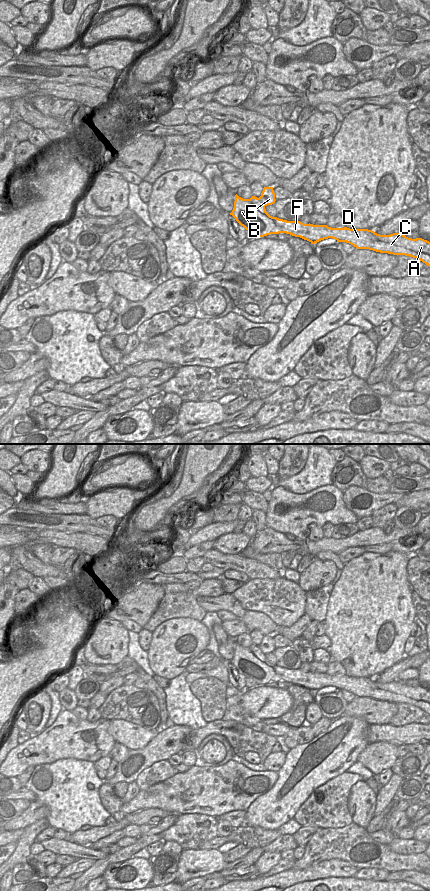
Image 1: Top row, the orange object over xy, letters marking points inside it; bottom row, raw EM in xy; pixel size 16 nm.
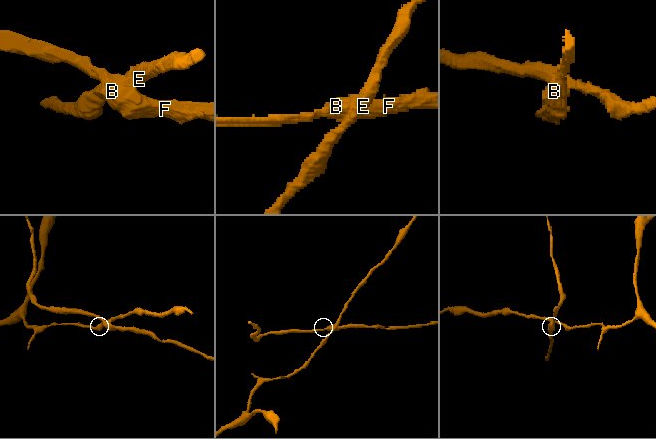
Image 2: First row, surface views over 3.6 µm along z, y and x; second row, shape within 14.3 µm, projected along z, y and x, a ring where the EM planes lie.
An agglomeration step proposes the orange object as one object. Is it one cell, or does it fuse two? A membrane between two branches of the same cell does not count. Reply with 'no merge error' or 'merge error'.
merge error

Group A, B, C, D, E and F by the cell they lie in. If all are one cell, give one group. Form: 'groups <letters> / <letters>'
groups A B C D F / E

